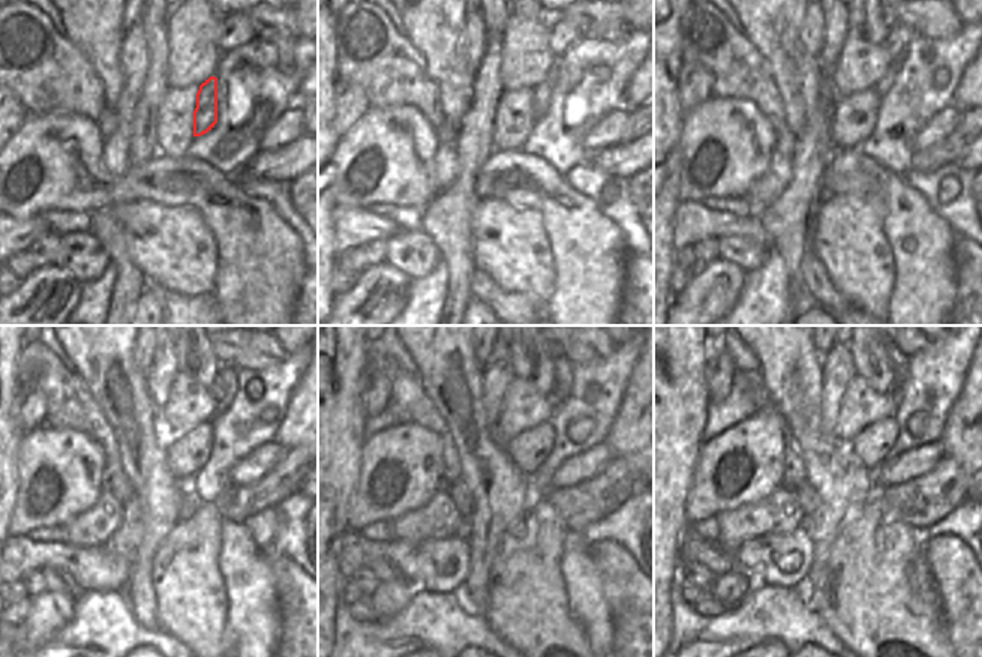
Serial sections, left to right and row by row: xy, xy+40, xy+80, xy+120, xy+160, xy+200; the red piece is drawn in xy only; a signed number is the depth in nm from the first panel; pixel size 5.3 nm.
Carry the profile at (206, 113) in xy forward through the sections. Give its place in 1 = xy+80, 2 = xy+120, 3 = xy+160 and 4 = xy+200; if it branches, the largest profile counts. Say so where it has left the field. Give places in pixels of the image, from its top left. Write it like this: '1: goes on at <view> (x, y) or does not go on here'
1: goes on at xy+80 (882, 87)
2: goes on at xy+120 (231, 377)
3: goes on at xy+160 (564, 377)
4: goes on at xy+200 (898, 360)

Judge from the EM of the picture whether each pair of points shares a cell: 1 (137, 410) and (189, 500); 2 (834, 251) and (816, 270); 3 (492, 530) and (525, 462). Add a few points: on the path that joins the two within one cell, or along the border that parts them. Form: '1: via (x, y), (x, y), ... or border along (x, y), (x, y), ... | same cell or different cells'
1: border along (186, 482), (182, 489), (182, 506), (177, 519) | different cells
2: border along (811, 234), (816, 257), (841, 293) | different cells
3: border along (501, 441), (505, 455), (528, 476) | different cells

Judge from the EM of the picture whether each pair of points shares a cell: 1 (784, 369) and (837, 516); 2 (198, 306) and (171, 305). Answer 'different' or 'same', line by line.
1: same
2: same

